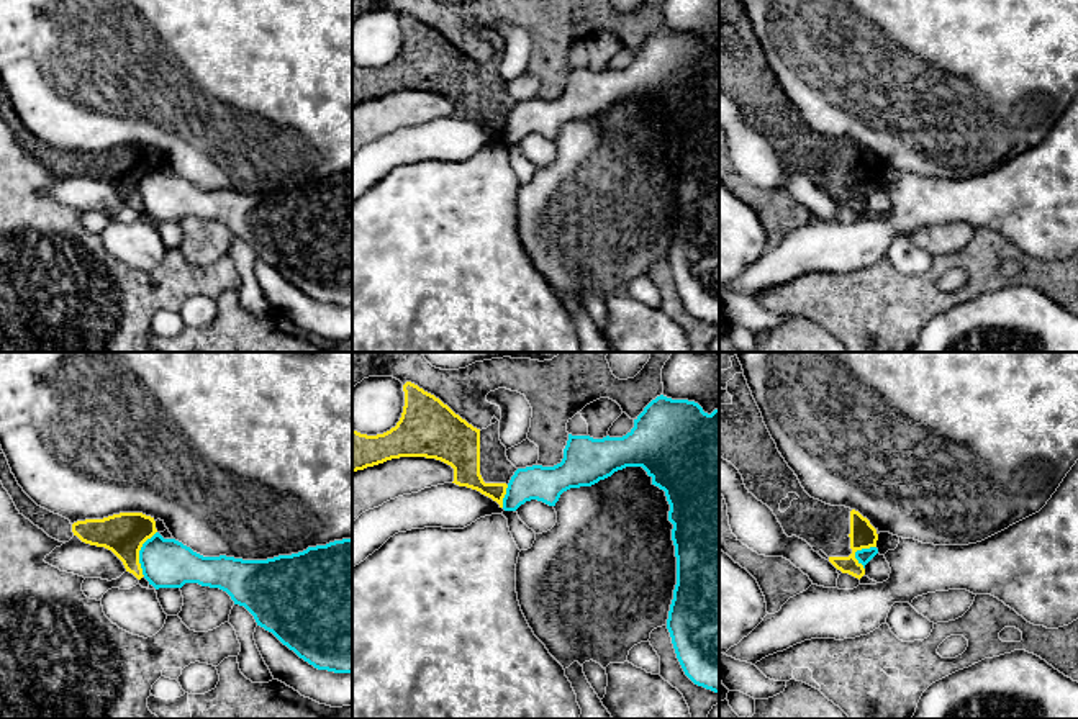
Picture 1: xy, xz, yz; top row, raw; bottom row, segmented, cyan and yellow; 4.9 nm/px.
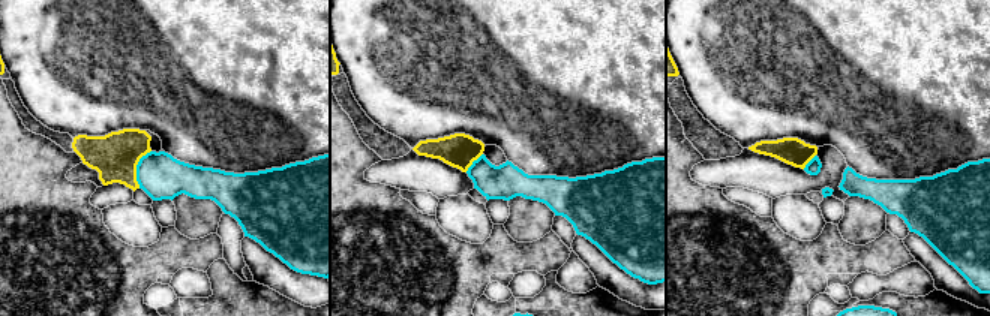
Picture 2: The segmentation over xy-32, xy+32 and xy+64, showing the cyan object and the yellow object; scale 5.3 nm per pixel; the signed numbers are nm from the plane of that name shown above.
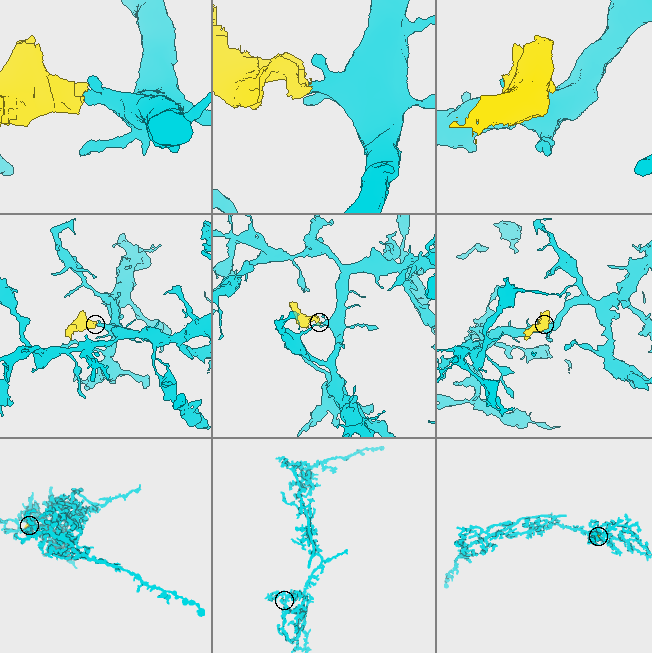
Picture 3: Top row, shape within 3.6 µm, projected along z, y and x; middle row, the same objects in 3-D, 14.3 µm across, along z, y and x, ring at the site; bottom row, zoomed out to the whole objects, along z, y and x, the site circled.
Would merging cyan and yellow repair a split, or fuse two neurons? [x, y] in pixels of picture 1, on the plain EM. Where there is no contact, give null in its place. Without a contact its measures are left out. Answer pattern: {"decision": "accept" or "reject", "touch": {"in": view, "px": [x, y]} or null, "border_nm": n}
{"decision": "reject", "touch": {"in": "xy", "px": [140, 187]}, "border_nm": 240}

